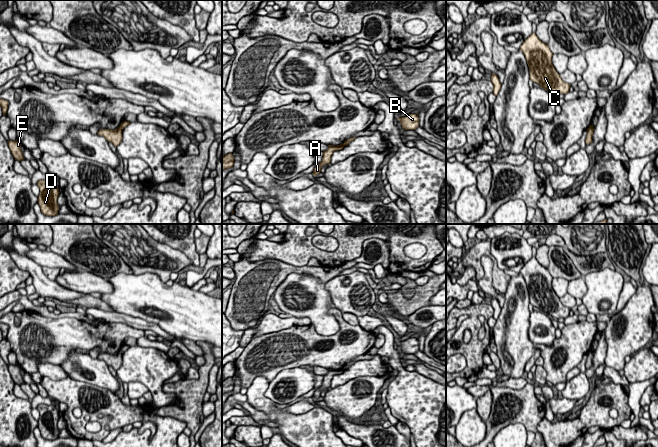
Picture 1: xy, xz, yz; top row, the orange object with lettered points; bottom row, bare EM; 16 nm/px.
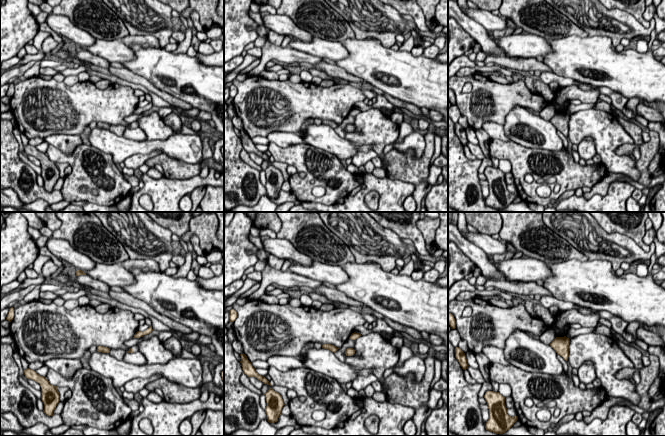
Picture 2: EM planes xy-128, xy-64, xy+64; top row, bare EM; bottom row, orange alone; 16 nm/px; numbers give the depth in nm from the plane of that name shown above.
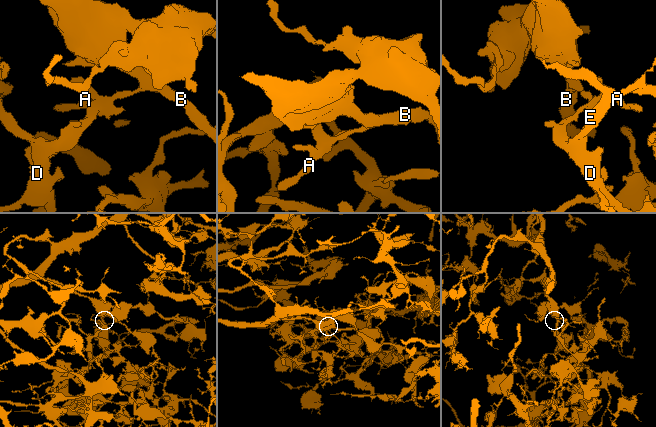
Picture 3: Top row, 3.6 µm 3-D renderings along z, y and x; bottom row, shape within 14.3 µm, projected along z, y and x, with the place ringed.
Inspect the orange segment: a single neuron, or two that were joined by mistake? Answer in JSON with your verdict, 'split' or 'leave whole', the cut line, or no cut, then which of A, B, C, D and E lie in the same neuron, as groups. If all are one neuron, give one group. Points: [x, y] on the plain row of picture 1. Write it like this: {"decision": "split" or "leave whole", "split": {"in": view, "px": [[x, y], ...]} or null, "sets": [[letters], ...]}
{"decision": "split", "split": {"in": "xy", "px": [[119, 350], [122, 353]]}, "sets": [["A", "D", "E"], ["B", "C"]]}

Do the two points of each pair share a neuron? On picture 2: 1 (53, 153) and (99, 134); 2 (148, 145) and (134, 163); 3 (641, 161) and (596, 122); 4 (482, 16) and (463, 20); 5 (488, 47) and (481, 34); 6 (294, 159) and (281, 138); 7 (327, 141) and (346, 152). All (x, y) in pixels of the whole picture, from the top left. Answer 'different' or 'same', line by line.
1: different
2: different
3: different
4: different
5: same
6: different
7: same

